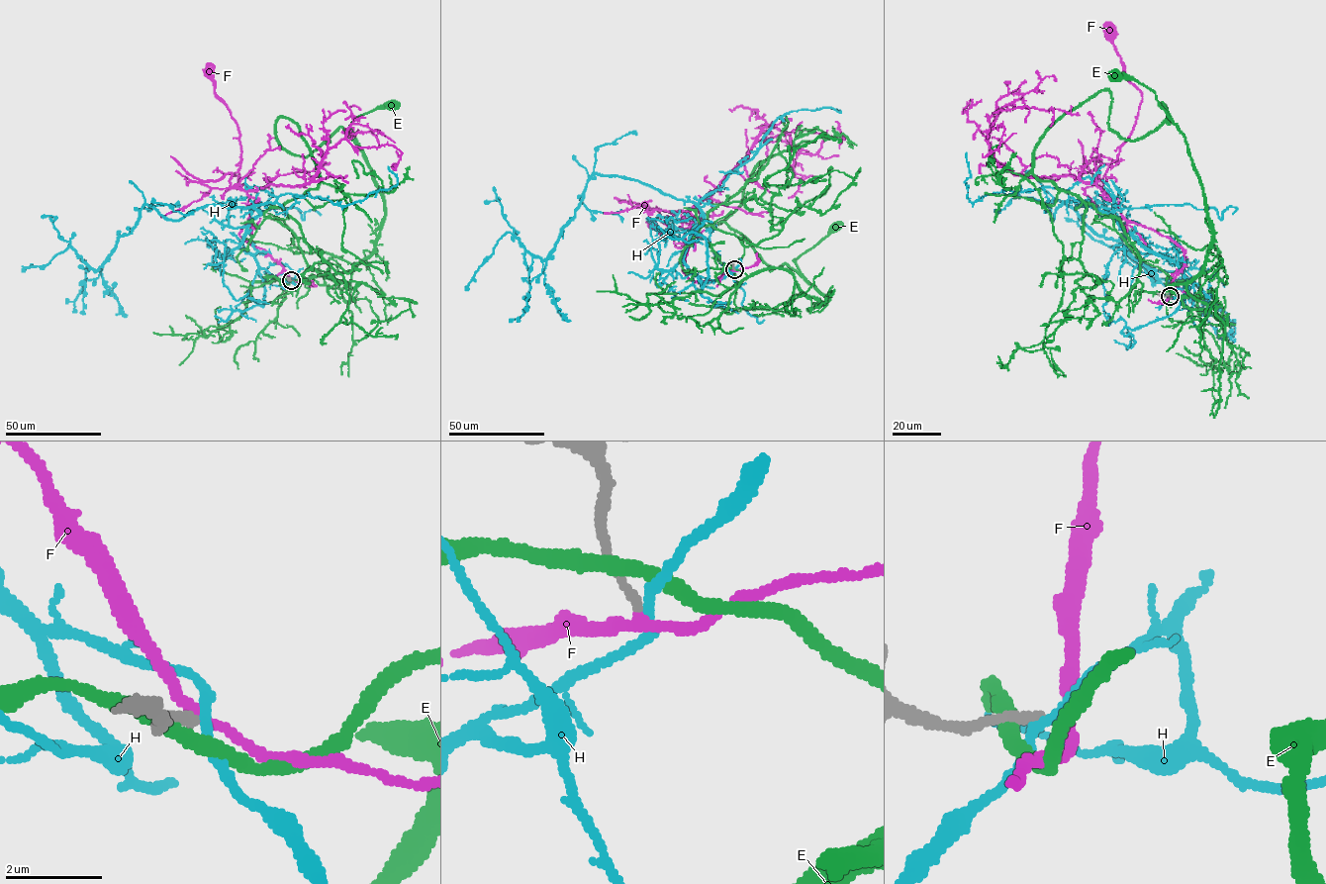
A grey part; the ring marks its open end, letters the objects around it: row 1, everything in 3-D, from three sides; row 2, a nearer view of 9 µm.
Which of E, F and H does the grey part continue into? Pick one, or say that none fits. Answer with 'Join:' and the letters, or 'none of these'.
Join: F

